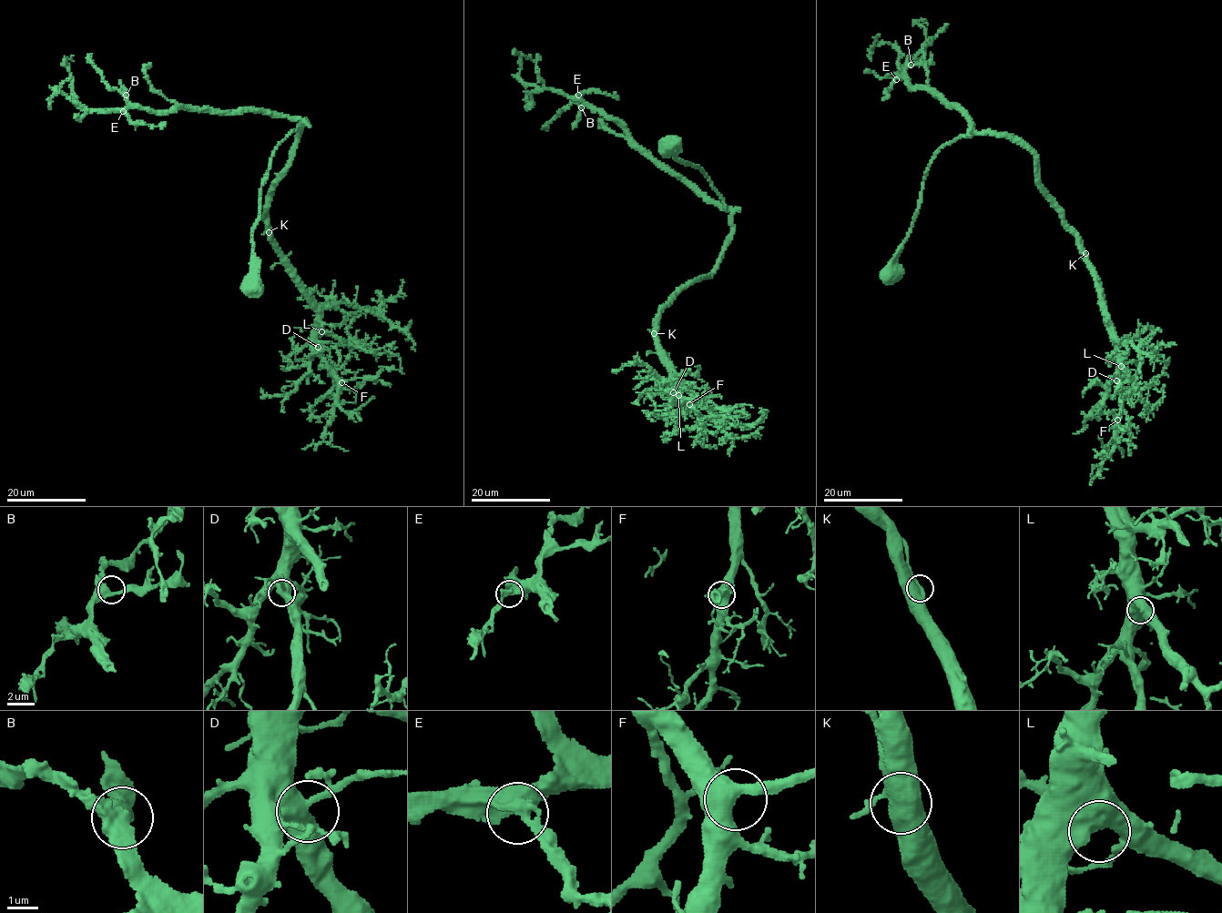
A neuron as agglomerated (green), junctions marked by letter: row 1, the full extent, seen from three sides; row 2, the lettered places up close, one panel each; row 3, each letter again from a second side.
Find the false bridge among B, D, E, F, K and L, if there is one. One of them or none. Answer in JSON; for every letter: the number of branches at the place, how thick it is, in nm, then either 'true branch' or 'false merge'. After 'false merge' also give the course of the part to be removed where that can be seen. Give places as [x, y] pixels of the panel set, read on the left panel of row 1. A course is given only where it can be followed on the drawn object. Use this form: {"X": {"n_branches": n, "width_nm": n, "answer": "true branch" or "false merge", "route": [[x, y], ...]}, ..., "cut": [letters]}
{"B": {"n_branches": 3, "width_nm": 380, "answer": "true branch"}, "D": {"n_branches": 3, "width_nm": 460, "answer": "true branch"}, "E": {"n_branches": 2, "width_nm": 440, "answer": "true branch"}, "F": {"n_branches": 3, "width_nm": 480, "answer": "true branch"}, "K": {"n_branches": 2, "width_nm": 550, "answer": "true branch"}, "L": {"n_branches": 2, "width_nm": 600, "answer": "true branch"}, "cut": []}

